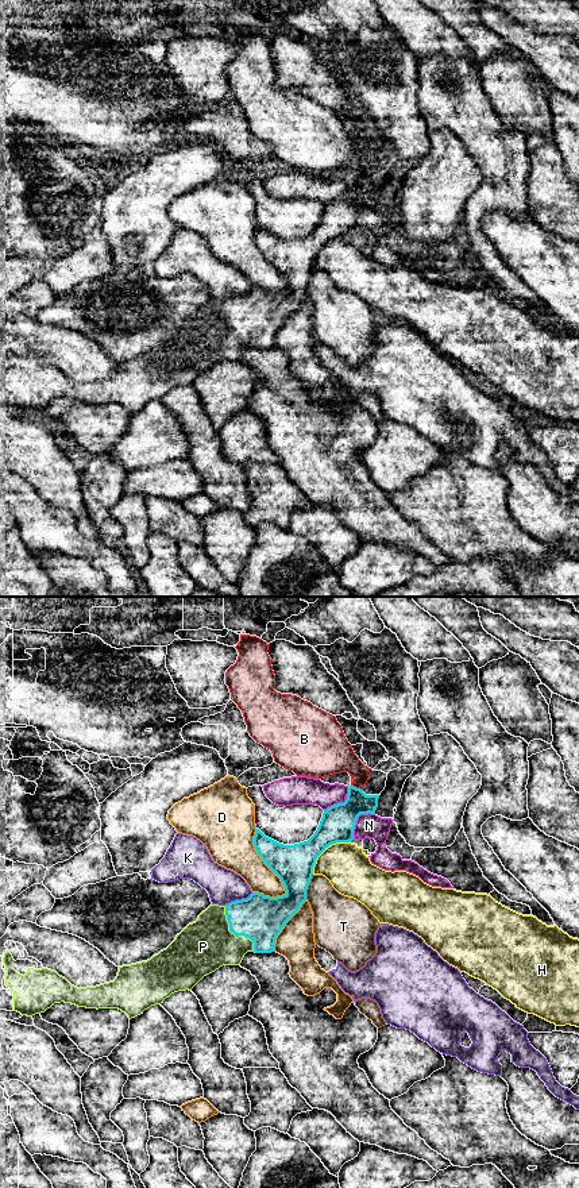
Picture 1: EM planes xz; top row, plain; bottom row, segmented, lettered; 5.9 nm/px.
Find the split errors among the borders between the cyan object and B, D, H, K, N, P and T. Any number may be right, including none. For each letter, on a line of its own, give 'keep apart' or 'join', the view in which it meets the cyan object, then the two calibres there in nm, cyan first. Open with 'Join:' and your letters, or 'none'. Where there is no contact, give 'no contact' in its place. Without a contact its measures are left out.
Join: P
B: keep apart; meets cyan in xz; 200 nm thick on the cyan side, 240 nm on the other
D: keep apart; meets cyan in xz; 240 nm thick on the cyan side, 280 nm on the other
H: keep apart; meets cyan in xz; 240 nm thick on the cyan side, 280 nm on the other
K: keep apart; meets cyan in xz; 280 nm thick on the cyan side, 200 nm on the other
N: keep apart; meets cyan in xz; 200 nm thick on the cyan side, 140 nm on the other
P: join; meets cyan in xz; 280 nm thick on the cyan side, 320 nm on the other
T: keep apart; meets cyan in xz; 240 nm thick on the cyan side, 280 nm on the other

